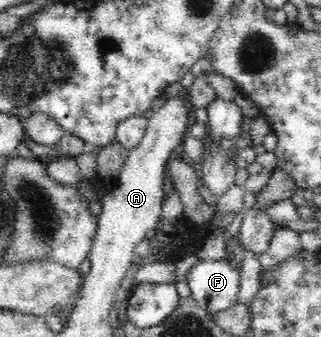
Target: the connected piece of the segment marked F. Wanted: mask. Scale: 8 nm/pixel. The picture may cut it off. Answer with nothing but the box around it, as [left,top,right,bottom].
[186,260,240,313]

